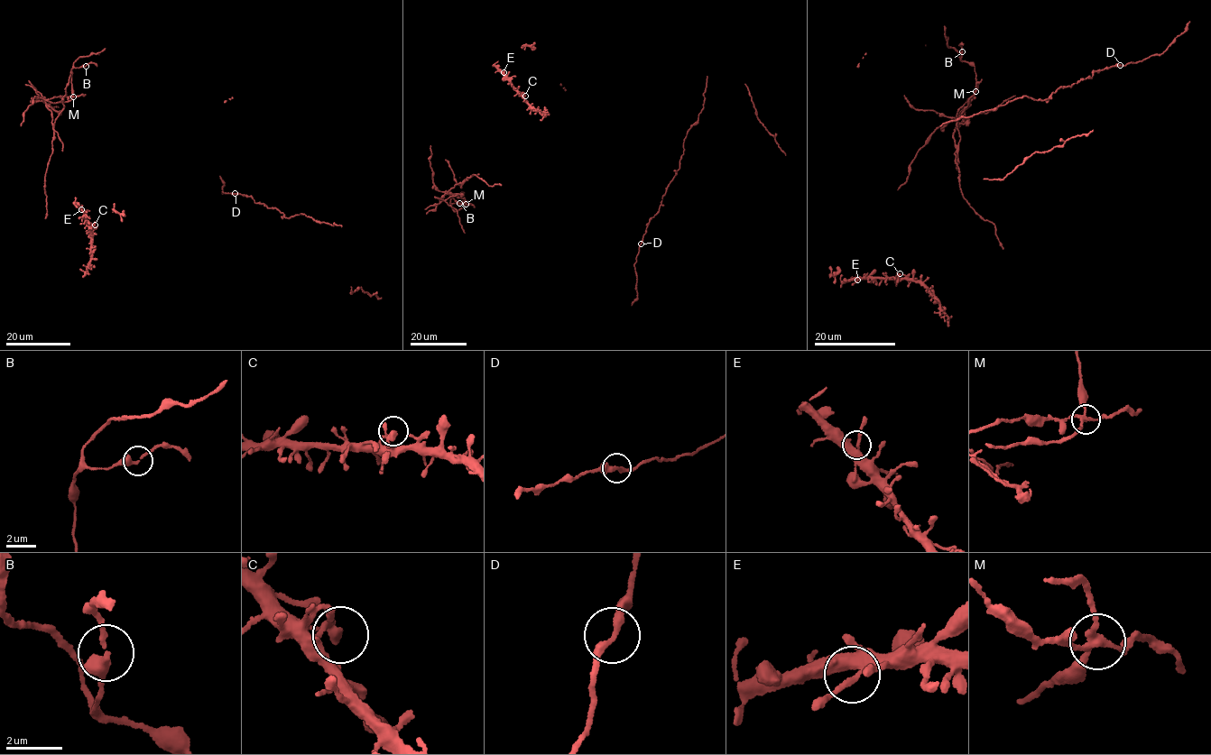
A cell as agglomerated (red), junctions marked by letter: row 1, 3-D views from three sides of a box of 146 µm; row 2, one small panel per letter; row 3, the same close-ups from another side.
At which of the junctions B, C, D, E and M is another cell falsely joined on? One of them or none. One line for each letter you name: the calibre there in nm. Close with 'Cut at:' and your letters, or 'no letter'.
M: 200 nm
Cut at: M

